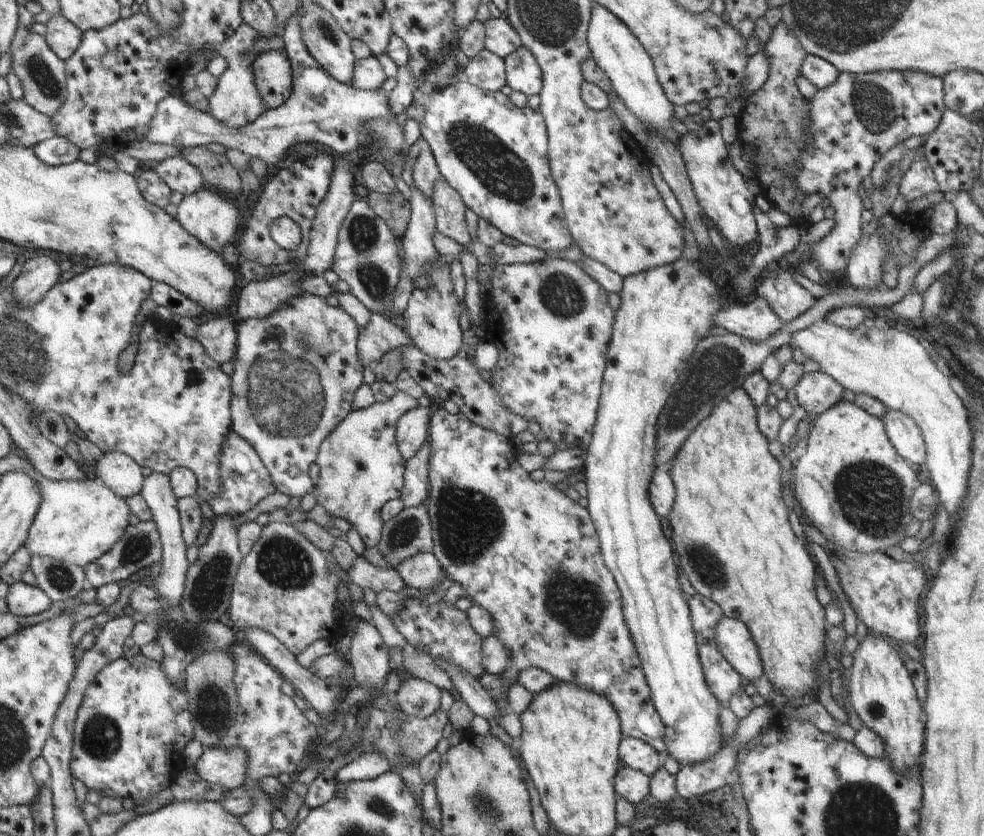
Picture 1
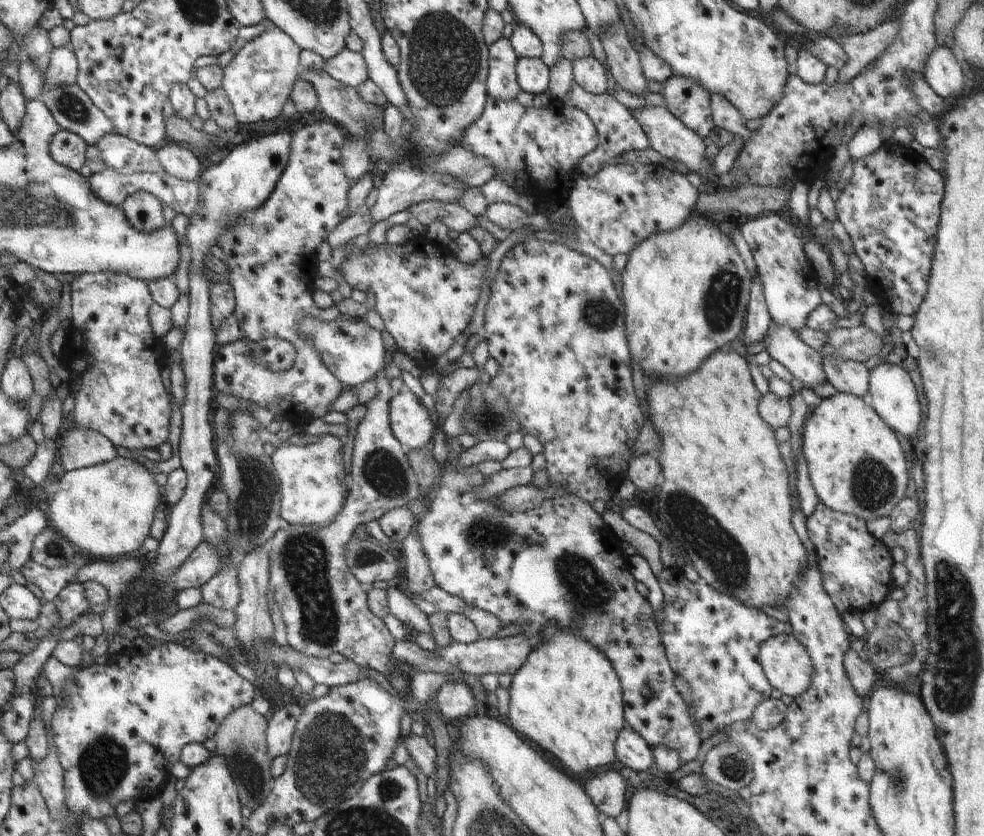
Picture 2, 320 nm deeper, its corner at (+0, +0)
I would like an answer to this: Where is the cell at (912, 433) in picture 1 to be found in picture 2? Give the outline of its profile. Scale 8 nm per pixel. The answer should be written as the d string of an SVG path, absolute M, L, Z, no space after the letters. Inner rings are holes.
M881 363L869 371L869 392L872 396L871 407L886 422L886 426L899 432L904 438L912 438L920 430L922 408L912 378L893 363Z

